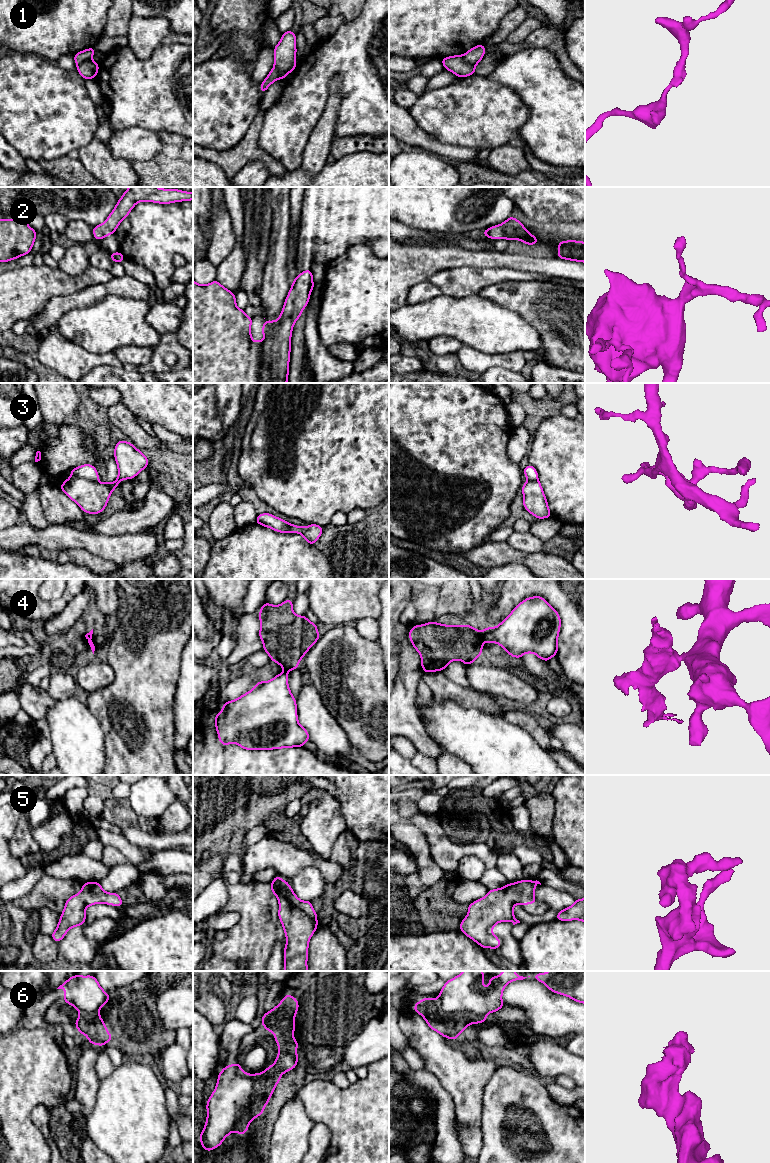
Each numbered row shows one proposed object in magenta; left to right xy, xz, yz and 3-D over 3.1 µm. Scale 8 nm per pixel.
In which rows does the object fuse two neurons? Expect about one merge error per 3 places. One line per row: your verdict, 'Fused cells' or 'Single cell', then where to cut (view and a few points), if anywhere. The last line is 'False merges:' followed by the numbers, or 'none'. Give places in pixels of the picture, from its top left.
1: Fused cells. Split along yz (462, 56), (474, 66)
2: Single cell. No split
3: Fused cells. Split along xy (73, 475), (97, 482)
4: Fused cells. Split along yz (480, 632), (480, 637), (483, 641)
5: Single cell. No split
6: Fused cells. Split along yz (439, 998), (440, 1005), (446, 1012), (467, 1011), (485, 1015)
False merges: 1, 3, 4, 6

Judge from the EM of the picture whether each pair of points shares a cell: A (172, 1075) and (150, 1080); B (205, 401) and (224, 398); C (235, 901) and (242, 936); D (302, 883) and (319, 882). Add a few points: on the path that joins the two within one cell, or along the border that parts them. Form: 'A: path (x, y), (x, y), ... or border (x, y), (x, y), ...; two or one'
A: border (159, 1073), (165, 1082); two
B: border (214, 393), (217, 399), (217, 410), (222, 422); two
C: path (244, 910), (244, 927); one
D: path (306, 883), (315, 882); one

